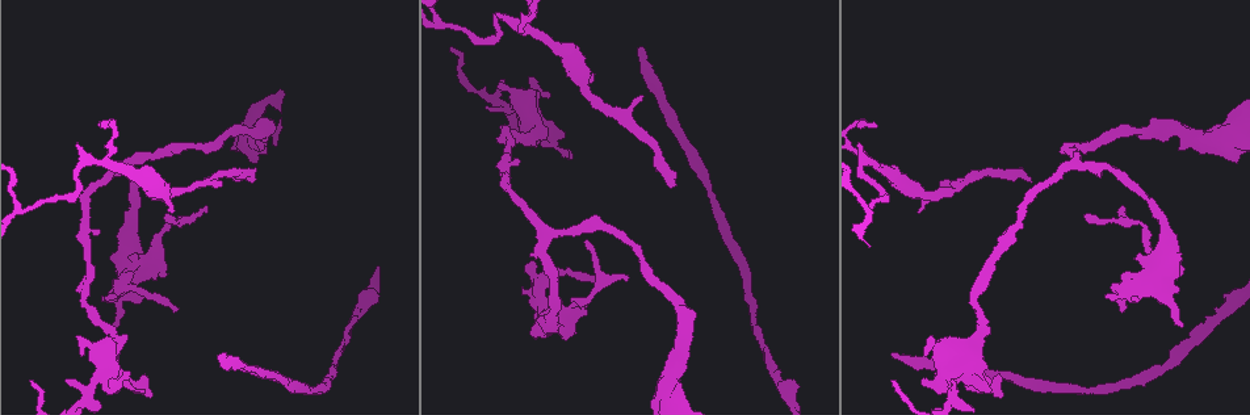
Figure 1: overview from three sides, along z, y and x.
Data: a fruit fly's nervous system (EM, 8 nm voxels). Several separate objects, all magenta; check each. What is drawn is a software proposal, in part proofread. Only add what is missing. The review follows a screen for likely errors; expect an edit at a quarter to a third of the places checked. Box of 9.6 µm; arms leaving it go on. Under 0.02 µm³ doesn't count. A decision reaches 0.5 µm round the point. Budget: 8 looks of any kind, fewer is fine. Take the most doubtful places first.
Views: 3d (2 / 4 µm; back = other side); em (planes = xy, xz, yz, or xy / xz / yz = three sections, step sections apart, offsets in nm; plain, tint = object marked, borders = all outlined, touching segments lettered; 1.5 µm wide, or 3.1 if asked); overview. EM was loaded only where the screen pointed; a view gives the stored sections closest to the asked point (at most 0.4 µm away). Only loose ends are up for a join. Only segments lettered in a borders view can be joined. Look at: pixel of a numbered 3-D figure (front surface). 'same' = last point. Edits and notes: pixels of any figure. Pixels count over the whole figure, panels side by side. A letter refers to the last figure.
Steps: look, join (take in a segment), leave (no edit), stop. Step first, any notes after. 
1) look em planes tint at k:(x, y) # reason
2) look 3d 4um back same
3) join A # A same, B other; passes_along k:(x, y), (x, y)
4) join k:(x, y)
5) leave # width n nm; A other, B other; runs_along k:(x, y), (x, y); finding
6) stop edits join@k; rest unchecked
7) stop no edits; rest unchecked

look em planes borders at 1:(101, 125) # branch stops here

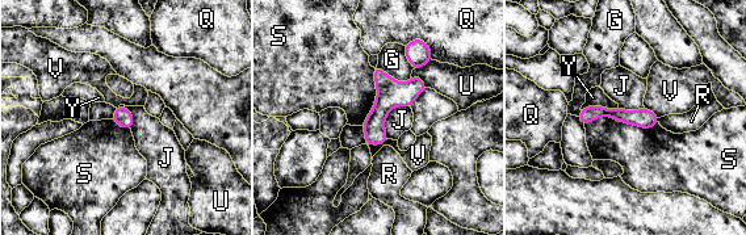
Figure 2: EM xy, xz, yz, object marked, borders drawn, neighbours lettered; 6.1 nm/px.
leave # longest_contact S 460 nm; G other, J other, Q other, R other, S other, U other, V other, Y other; border 2:(658, 122), (585, 126); no lettered segment goes on from it

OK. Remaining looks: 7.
look em yz step 8 tint at 1:(530, 77) # thick end

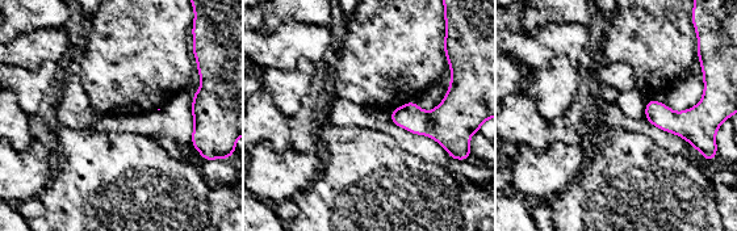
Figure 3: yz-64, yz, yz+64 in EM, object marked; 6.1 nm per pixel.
look em xz step 4 borders same

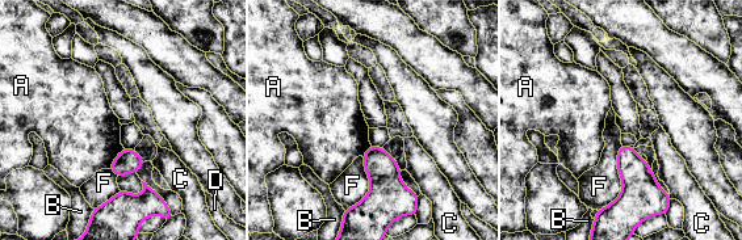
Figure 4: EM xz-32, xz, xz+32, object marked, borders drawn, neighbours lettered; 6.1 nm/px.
leave # A other, B other, C other, D other, F other; border 4:(124, 148), (109, 168); no lettered segment goes on from it

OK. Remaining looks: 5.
look 3d 2um at 1:(451, 50) # branch stops here

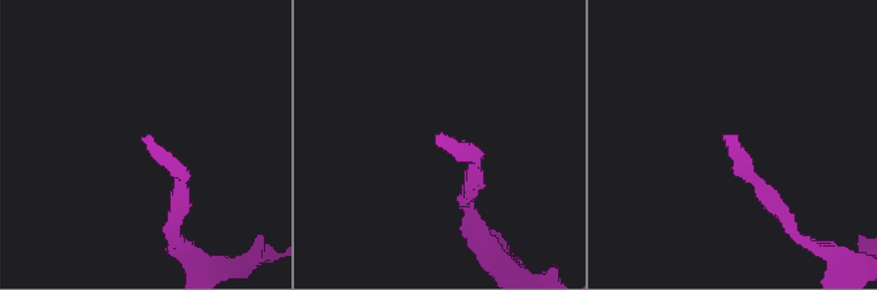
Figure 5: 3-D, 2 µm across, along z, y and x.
look em planes borders at 5:(446, 139)

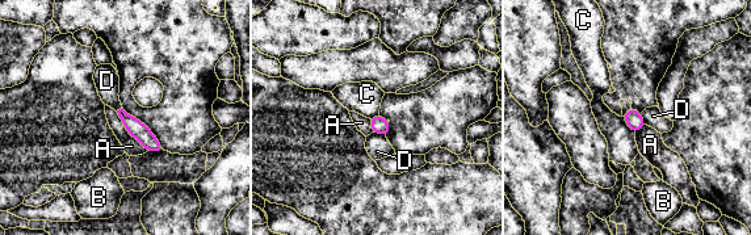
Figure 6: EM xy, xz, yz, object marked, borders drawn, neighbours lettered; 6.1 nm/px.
leave # width 110 nm; longest_contact A 300 nm; A other, B other, C other, D other; none of them fits

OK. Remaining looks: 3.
stop no edits; rest unchecked

